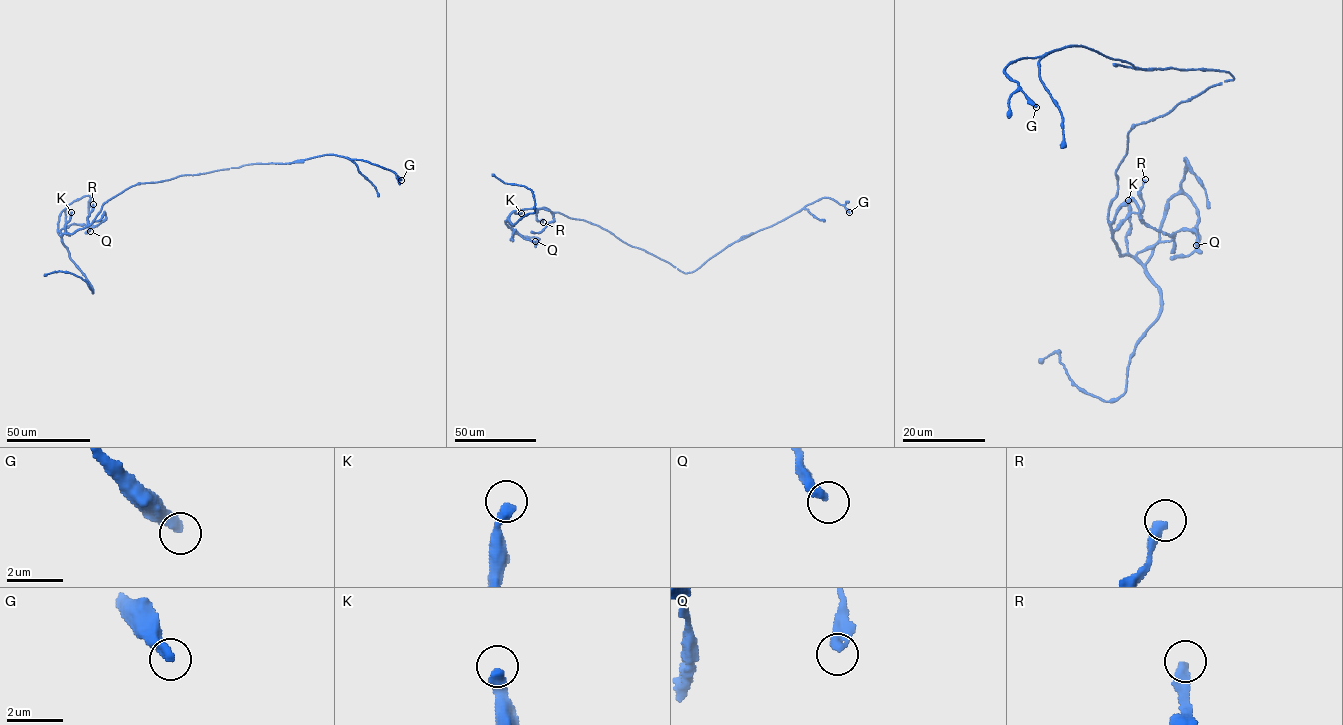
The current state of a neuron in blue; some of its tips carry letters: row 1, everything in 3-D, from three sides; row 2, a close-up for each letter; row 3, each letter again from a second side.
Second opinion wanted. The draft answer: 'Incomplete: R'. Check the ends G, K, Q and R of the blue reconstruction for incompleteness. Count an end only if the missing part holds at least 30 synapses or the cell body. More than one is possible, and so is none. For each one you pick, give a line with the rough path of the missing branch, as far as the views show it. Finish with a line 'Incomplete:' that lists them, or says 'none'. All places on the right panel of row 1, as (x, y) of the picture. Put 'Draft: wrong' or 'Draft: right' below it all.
Incomplete: none
Draft: wrong

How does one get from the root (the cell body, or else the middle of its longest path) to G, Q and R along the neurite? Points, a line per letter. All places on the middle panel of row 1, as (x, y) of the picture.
G: (620, 240), (687, 273), (735, 242), (823, 198), (836, 201), (849, 212)
Q: (620, 240), (598, 225), (545, 207), (514, 210), (507, 218), (512, 228), (525, 239), (535, 241)
R: (620, 240), (598, 225), (545, 207), (536, 213), (537, 220), (543, 222)

